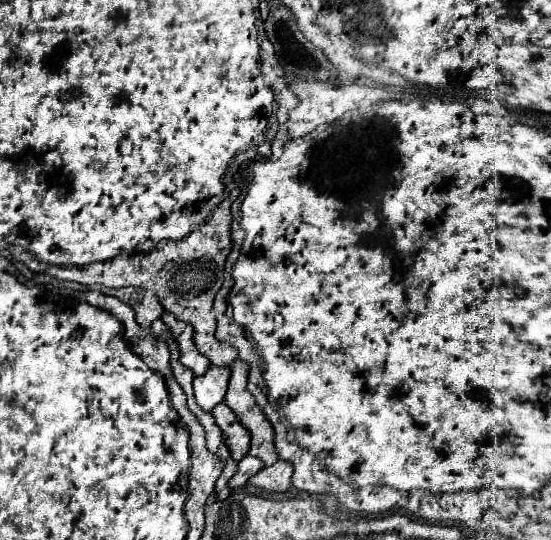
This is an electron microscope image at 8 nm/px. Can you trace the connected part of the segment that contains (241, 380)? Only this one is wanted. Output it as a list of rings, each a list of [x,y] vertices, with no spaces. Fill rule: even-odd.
[[[235,358],[231,362],[231,378],[229,378],[229,390],[225,394],[225,402],[229,408],[235,410],[241,424],[251,432],[251,456],[259,456],[265,466],[271,466],[279,460],[273,438],[273,426],[265,418],[263,410],[257,406],[255,396],[247,390],[247,372],[249,364],[245,360]]]

